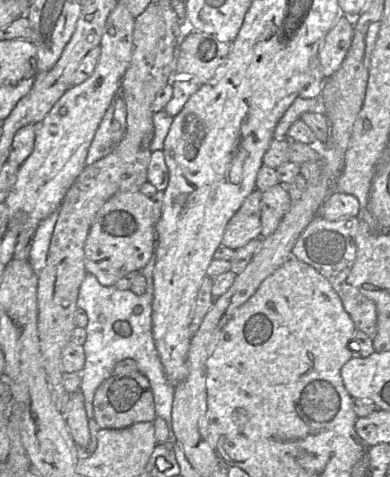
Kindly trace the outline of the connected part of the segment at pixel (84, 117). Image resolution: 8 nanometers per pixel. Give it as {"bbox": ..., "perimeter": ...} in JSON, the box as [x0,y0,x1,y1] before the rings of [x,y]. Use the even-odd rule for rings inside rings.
{"bbox":[4,2,135,232],"perimeter":[[[118,2],[108,15],[99,46],[101,54],[93,74],[83,83],[71,86],[37,126],[34,149],[19,167],[17,180],[4,201],[12,228],[17,228],[19,232],[25,228],[37,228],[42,220],[60,208],[67,191],[87,166],[86,157],[90,144],[106,110],[121,90],[124,74],[131,60],[134,24],[135,18],[130,11]]]}

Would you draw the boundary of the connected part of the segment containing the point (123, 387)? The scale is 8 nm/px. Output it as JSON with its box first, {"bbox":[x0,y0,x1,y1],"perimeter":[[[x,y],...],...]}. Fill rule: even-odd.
{"bbox":[93,370,156,429],"perimeter":[[[139,370],[123,376],[112,375],[95,392],[93,418],[101,429],[121,429],[137,422],[153,422],[156,417],[150,382]]]}

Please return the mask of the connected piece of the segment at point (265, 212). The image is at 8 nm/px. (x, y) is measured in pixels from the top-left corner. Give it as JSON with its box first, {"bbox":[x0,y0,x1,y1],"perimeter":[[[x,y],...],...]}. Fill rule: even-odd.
{"bbox":[262,183,291,238],"perimeter":[[[281,183],[270,187],[262,193],[262,238],[267,238],[276,231],[283,217],[290,209],[291,203],[287,188]]]}

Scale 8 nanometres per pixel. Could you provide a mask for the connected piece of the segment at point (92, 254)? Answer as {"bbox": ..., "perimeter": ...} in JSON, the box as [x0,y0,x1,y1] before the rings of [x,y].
{"bbox":[84,191,153,286],"perimeter":[[[140,191],[118,193],[102,206],[91,225],[84,246],[86,271],[93,274],[101,285],[114,286],[126,274],[135,270],[142,270],[147,265],[152,256],[153,241],[152,200]]]}

